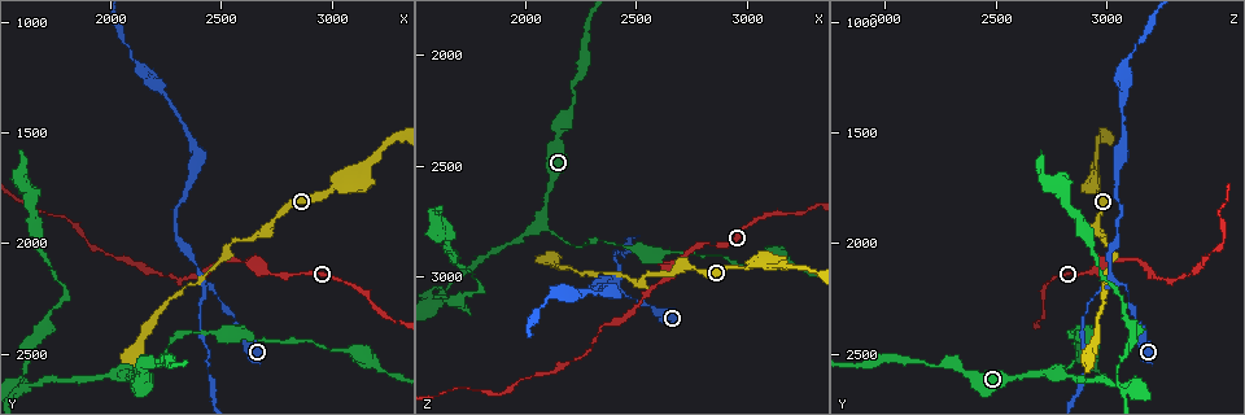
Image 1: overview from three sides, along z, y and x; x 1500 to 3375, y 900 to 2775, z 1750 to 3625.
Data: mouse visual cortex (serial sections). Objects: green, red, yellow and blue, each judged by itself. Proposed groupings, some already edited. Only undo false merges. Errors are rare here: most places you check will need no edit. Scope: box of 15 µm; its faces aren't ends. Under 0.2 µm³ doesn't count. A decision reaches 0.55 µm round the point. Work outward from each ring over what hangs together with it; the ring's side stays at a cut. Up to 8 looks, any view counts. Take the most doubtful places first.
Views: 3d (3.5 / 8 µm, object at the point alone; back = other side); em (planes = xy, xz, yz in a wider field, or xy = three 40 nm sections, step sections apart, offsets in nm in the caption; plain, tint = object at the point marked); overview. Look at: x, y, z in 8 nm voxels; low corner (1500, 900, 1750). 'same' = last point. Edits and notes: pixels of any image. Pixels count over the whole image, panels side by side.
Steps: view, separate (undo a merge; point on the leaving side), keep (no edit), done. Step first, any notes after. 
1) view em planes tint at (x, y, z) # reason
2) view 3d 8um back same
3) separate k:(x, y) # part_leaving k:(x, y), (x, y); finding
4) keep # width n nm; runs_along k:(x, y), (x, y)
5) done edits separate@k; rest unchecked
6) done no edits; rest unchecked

view 3d 8um back at (2430, 2180, 3030) # branch point

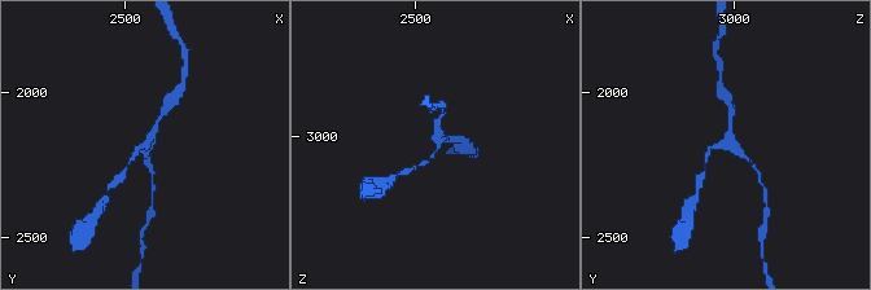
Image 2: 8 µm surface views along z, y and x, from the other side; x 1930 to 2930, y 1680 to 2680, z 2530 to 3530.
view 3d 3.5um at (2420, 2180, 3030)

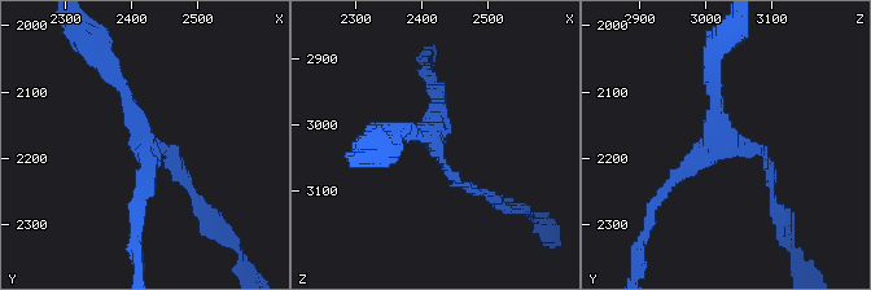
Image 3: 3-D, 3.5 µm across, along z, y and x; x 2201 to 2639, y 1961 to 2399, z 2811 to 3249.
view em xy step 3 tint at (2425, 2170, 3025) # arms 3; arm_widths 150, 200, 200 nm; need the tissue

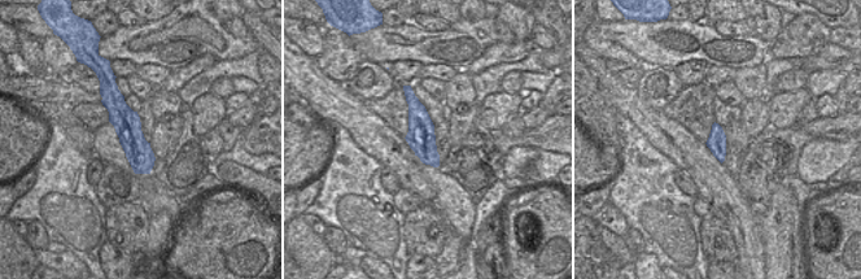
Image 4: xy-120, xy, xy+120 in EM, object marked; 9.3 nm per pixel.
keep # all the same cell

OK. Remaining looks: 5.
view 3d 3.5um at (2070, 2590, 2770) # three arms meet

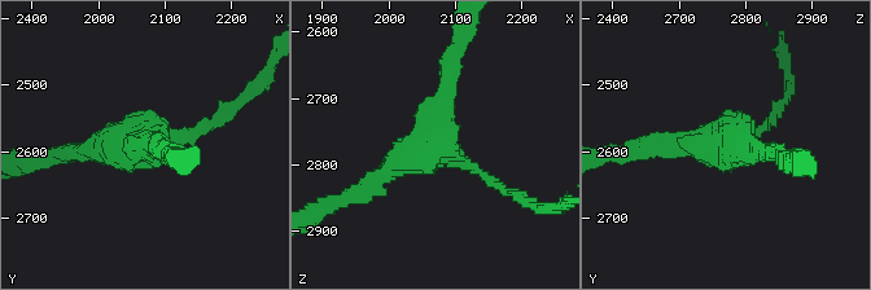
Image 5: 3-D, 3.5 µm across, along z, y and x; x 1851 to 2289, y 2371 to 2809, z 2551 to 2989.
view em xy step 2 tint at (2065, 2590, 2755) # arms 3; arm_widths 150, 250, 250 nm; shape alone is not enough

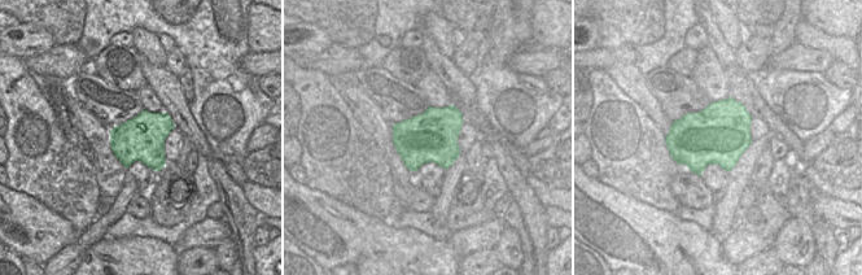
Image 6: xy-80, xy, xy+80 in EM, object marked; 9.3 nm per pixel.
keep # runs_along 5:(452, 57), (433, 136), (362, 193); one cell here

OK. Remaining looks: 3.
view 3d 3.5um back at (1810, 2240, 3050) # abrupt turn

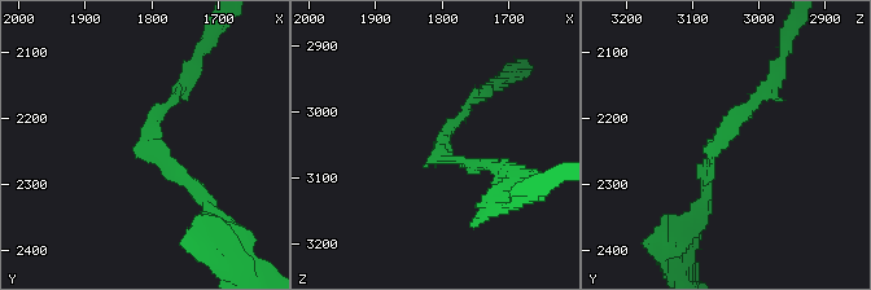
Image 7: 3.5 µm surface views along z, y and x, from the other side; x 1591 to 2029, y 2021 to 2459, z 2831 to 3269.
view em xy step 1 tint at (1800, 2235, 3065) # need the tissue

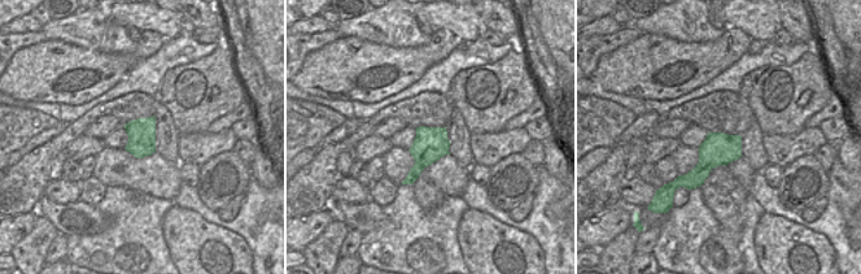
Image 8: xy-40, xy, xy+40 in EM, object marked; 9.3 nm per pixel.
keep # arm_widths 150, 150 nm; runs_along 7:(700, 205), (714, 145), (770, 82); one cell here

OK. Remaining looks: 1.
done no edits; rest unchecked

